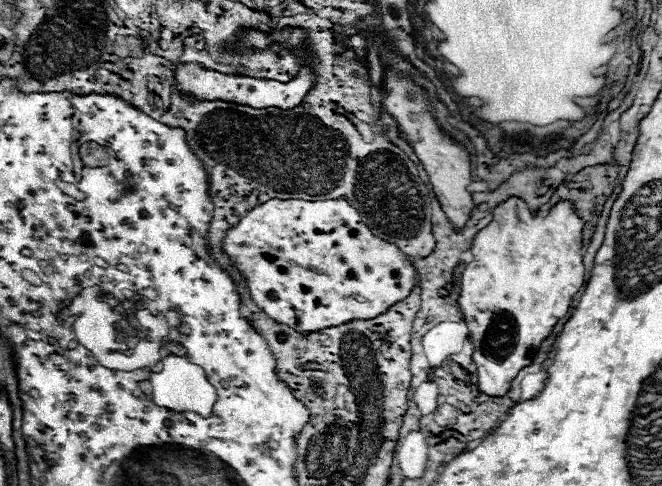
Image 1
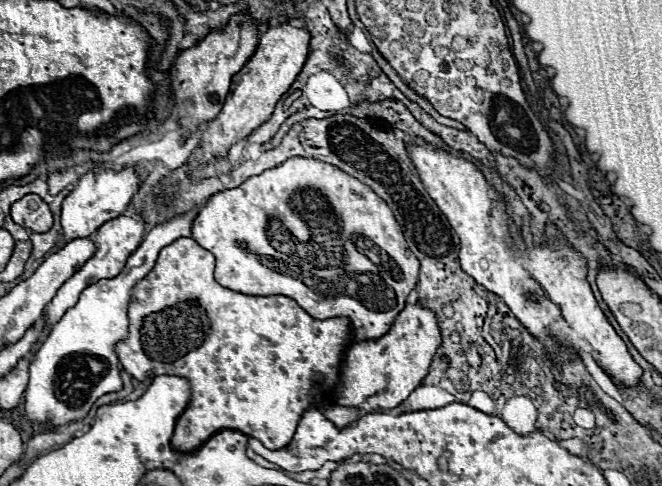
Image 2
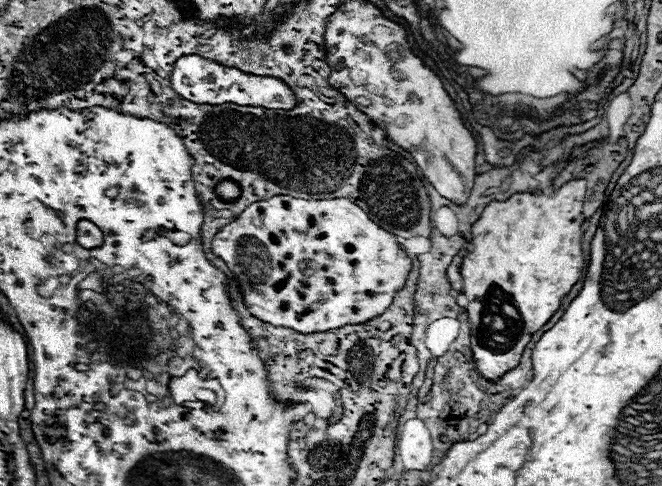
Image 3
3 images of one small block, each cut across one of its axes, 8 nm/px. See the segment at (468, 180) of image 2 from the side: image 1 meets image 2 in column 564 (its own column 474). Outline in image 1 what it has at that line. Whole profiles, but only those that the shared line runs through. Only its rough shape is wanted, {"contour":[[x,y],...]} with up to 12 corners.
{"contour":[[570,202],[494,210],[458,308],[504,396],[584,284]]}

